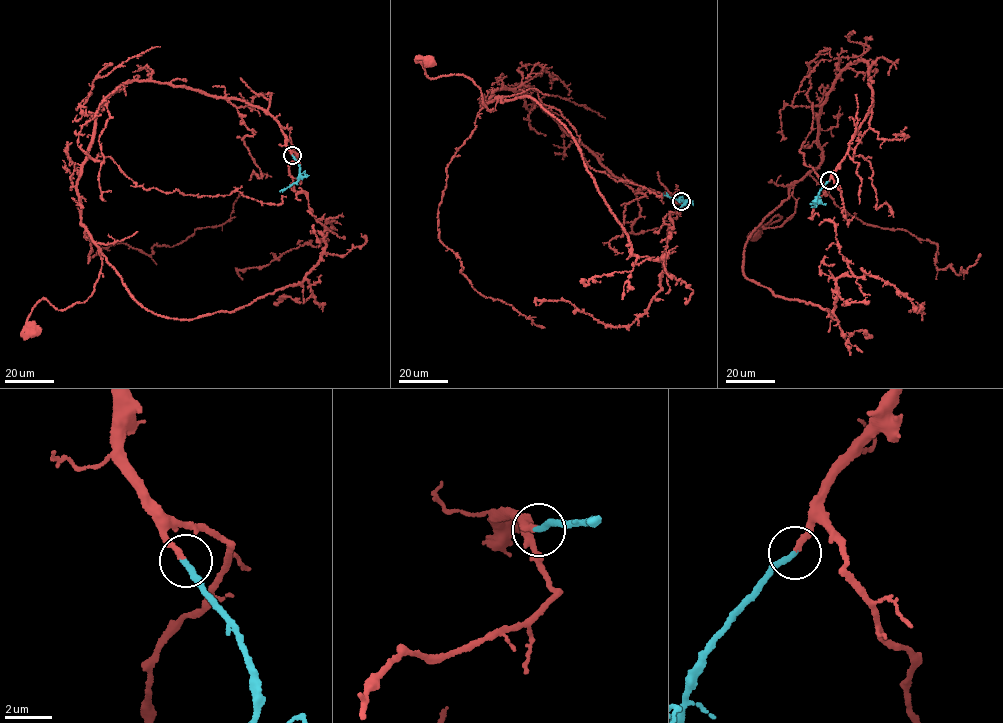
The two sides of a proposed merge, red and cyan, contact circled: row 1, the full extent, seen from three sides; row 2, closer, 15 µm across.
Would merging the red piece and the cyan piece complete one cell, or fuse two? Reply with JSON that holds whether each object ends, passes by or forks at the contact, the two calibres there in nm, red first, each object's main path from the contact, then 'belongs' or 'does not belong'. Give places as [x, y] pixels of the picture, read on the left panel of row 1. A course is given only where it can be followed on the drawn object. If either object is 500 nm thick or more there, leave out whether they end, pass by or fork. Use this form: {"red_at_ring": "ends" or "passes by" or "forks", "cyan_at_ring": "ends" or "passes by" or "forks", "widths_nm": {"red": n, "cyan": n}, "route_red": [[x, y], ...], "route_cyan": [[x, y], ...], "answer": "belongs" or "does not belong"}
{"red_at_ring": "ends", "cyan_at_ring": "ends", "widths_nm": {"red": 220, "cyan": 260}, "route_red": [[292, 155], [260, 108], [122, 85], [77, 179], [102, 261], [94, 291], [60, 310], [41, 299], [34, 331]], "route_cyan": [[292, 155], [299, 167], [298, 180], [279, 191]], "answer": "belongs"}

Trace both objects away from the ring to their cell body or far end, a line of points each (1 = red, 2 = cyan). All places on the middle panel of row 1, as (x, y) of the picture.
1: (682, 201), (609, 174), (530, 96), (497, 89), (491, 112), (463, 75), (428, 76), (429, 60)
2: (682, 201), (687, 200), (663, 193)

